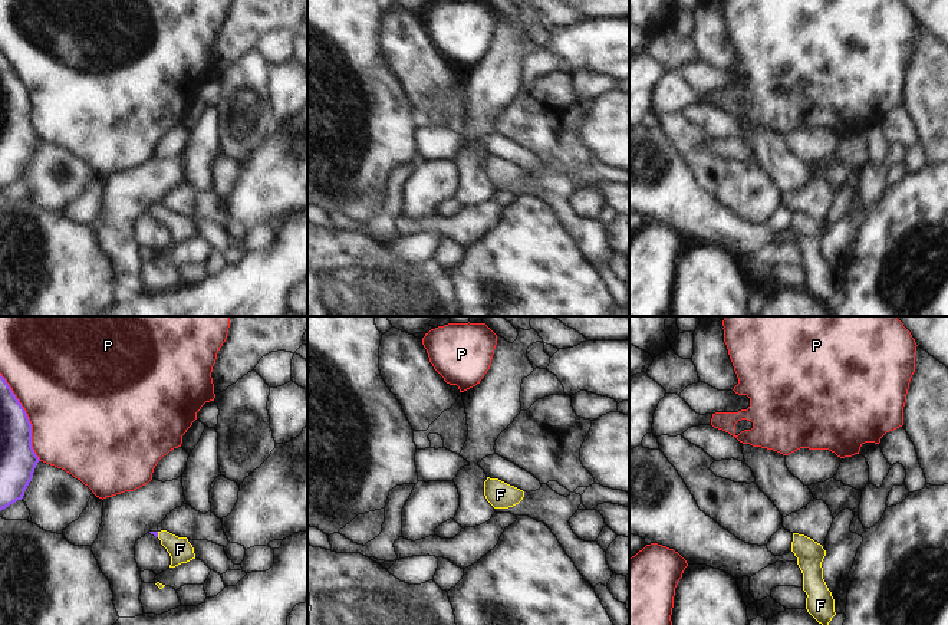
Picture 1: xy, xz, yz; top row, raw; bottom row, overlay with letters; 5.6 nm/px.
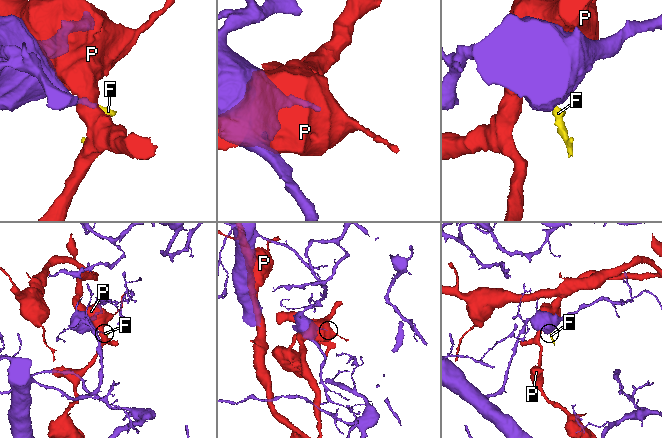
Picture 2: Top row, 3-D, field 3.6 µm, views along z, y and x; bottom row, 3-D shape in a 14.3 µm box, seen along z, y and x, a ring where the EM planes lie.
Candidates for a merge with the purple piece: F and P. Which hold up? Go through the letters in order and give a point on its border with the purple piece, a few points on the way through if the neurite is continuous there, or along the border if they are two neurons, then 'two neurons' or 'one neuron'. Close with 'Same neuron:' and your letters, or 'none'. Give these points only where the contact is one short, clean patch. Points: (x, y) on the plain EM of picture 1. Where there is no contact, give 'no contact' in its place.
F: meets purple in xy at (157, 213); runs through xy (155, 211), (157, 213), (180, 227); one neuron
P: meets purple in xy at (28, 95); two neurons
Same neuron: F

